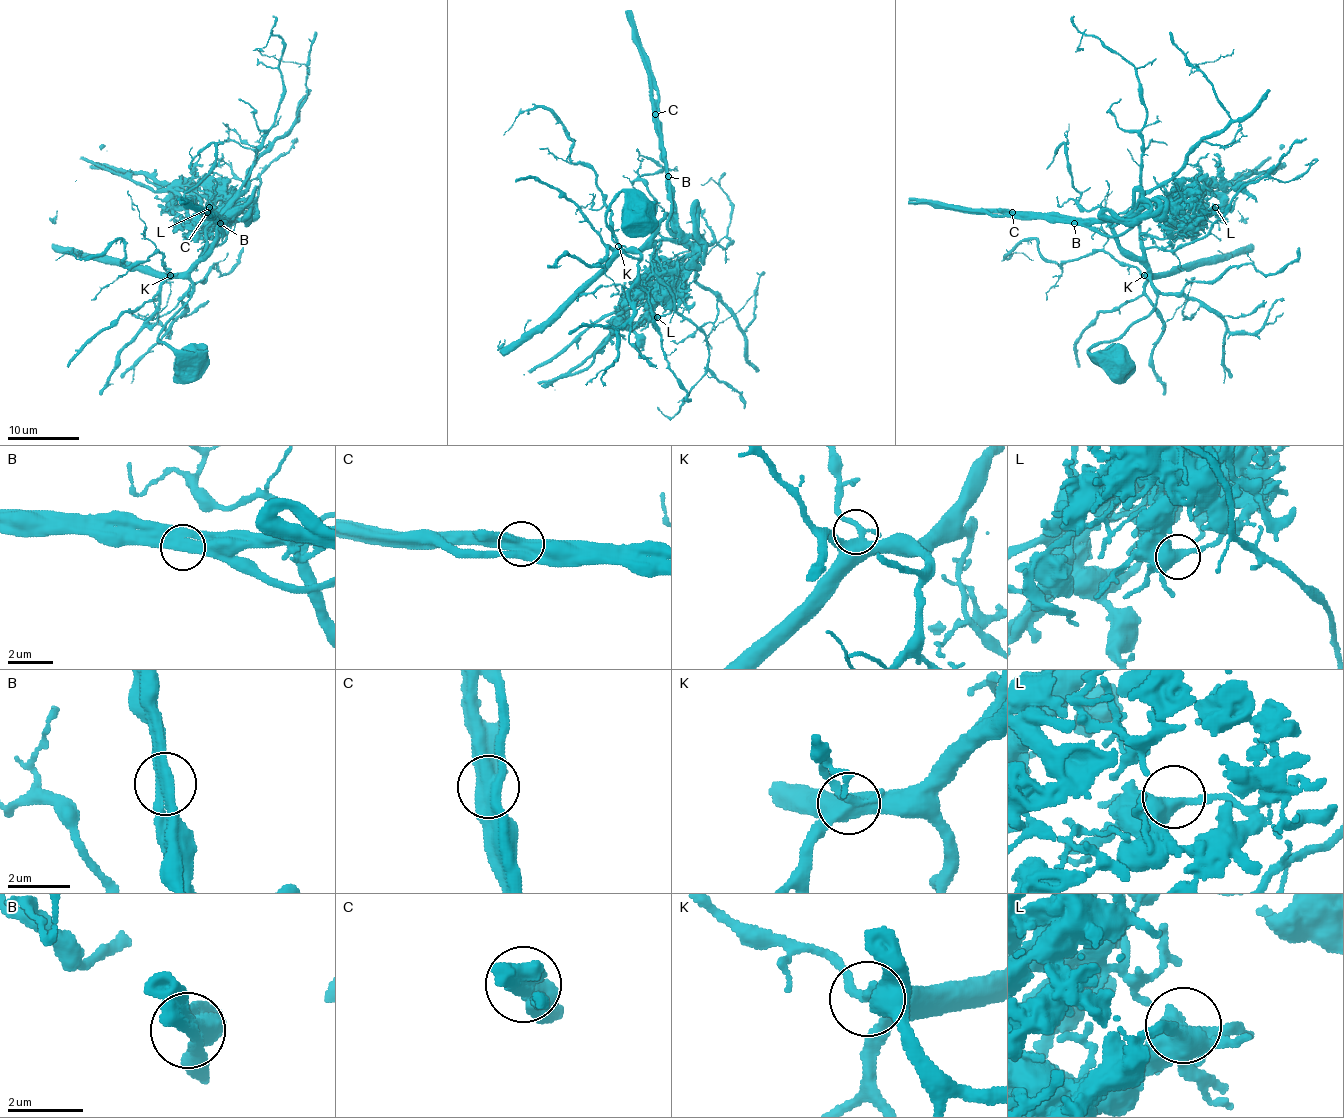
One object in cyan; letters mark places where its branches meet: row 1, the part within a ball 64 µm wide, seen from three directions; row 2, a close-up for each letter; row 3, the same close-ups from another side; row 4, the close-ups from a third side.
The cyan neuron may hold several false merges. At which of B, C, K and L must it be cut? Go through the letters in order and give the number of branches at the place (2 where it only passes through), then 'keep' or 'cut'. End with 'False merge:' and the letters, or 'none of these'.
B: branches 2; cut
C: branches 3; cut
K: branches 2; keep
L: branches 3; keep
False merge: B, C

